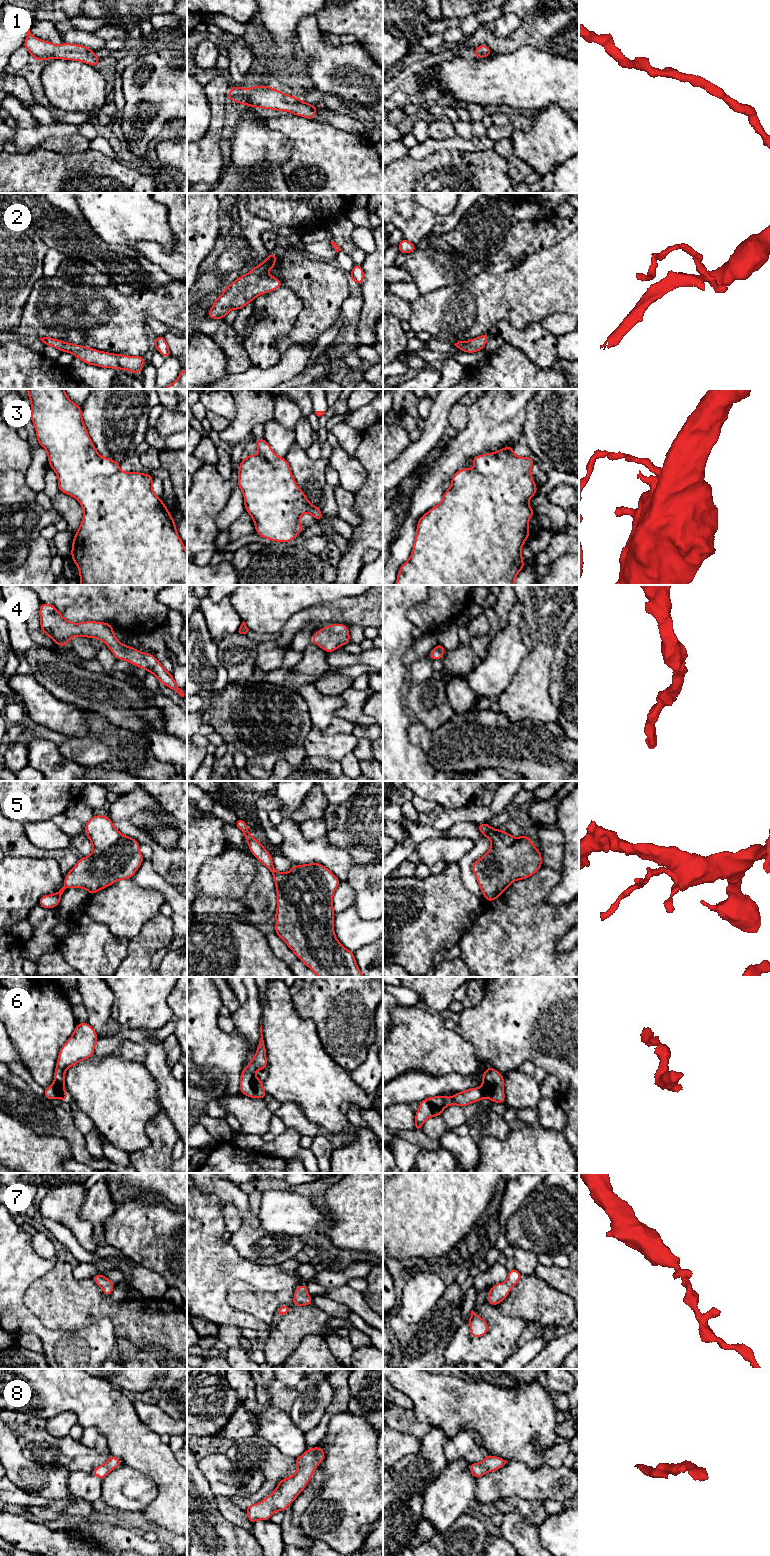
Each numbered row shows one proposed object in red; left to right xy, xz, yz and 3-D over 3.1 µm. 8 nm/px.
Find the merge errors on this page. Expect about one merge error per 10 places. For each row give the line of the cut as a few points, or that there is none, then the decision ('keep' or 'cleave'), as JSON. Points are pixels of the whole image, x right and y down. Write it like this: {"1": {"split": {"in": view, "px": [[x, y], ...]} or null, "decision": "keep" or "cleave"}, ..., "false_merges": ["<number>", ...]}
{"1": {"split": null, "decision": "keep"}, "2": {"split": null, "decision": "keep"}, "3": {"split": null, "decision": "keep"}, "4": {"split": null, "decision": "keep"}, "5": {"split": null, "decision": "keep"}, "6": {"split": null, "decision": "keep"}, "7": {"split": null, "decision": "keep"}, "8": {"split": null, "decision": "keep"}, "false_merges": []}

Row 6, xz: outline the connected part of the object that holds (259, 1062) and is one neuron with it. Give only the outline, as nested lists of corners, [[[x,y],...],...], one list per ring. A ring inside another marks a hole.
[[[262,1025],[260,1027],[261,1038],[257,1046],[257,1052],[240,1074],[240,1093],[254,1098],[267,1098],[263,1088],[263,1082],[254,1076],[257,1070],[263,1071],[267,1067],[266,1048],[263,1040]]]

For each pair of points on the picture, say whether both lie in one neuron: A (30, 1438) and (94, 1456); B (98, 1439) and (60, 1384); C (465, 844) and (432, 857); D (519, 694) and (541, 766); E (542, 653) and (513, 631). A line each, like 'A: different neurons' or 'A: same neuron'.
A: same neuron
B: different neurons
C: same neuron
D: different neurons
E: different neurons

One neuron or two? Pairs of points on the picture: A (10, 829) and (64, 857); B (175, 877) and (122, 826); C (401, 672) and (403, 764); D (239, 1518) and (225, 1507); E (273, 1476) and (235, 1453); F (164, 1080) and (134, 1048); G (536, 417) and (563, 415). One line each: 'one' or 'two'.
A: one
B: one
C: one
D: one
E: one
F: two
G: one

